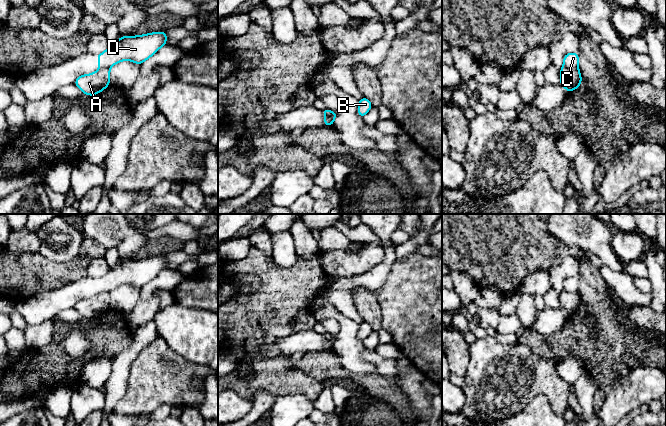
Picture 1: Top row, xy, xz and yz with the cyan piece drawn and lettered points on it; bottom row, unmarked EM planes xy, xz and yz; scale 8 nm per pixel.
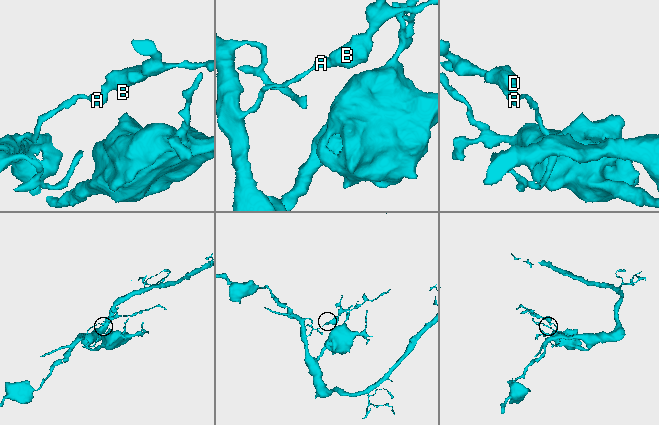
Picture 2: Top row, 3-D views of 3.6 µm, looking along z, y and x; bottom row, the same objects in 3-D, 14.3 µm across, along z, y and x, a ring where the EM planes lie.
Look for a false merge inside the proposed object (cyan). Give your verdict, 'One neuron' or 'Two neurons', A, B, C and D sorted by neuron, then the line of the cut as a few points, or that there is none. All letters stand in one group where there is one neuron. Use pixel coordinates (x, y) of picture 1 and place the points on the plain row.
Two neurons. Groups: A / B C D. Split along yz (563, 289), (569, 292), (577, 292)

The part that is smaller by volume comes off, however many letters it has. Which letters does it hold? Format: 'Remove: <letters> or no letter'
Remove: B, C, D

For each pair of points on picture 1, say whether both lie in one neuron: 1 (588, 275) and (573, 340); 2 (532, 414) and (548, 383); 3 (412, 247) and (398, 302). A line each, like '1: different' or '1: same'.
1: same
2: different
3: different

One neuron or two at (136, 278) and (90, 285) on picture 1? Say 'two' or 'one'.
one

